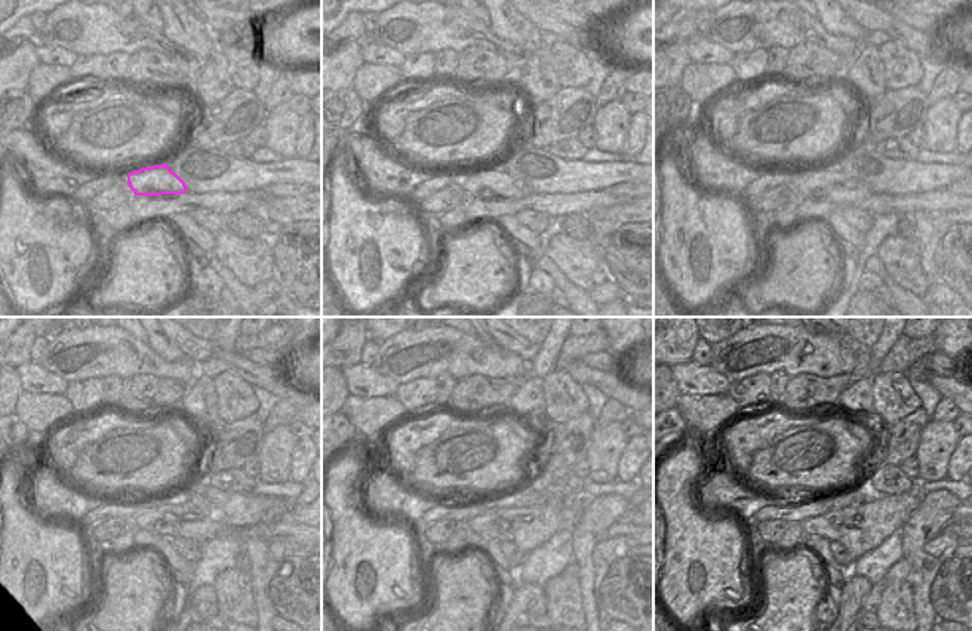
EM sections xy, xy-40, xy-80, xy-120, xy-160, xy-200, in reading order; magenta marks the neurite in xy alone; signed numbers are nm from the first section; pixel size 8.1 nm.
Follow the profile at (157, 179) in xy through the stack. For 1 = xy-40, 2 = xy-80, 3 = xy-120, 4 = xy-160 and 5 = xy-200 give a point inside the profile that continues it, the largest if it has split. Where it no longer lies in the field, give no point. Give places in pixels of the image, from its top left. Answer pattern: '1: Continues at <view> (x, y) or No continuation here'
1: Continues at xy-40 (488, 182)
2: Continues at xy-80 (823, 184)
3: Continues at xy-120 (182, 520)
4: Continues at xy-160 (526, 528)
5: Continues at xy-200 (861, 528)

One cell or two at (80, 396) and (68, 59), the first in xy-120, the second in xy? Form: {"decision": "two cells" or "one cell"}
{"decision": "two cells"}

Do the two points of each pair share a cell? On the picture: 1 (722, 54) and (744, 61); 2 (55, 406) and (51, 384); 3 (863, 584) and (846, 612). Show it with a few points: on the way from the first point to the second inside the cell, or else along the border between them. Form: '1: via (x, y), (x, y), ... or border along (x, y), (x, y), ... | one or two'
1: border along (734, 54), (728, 62) | two
2: border along (24, 390), (57, 391), (62, 396) | two
3: via (855, 591), (849, 605) | one

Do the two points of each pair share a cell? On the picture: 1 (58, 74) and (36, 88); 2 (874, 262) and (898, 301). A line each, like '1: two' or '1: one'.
1: one
2: one

